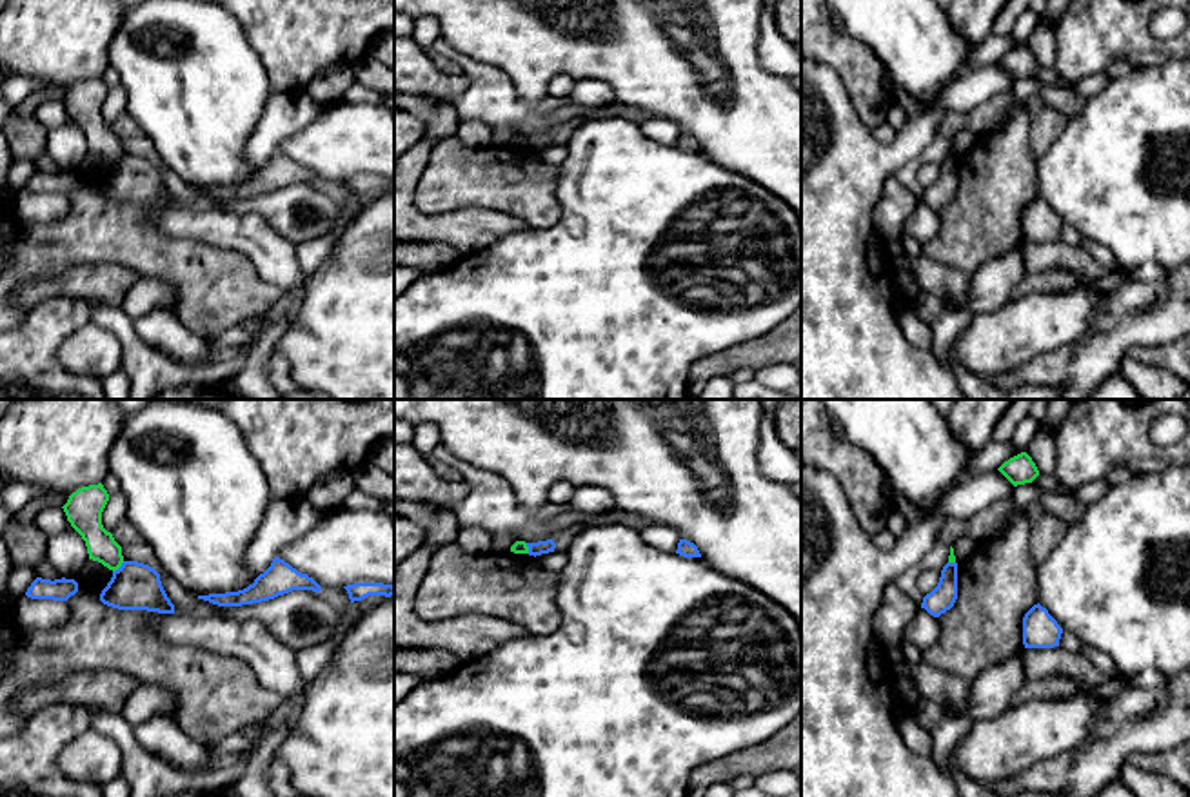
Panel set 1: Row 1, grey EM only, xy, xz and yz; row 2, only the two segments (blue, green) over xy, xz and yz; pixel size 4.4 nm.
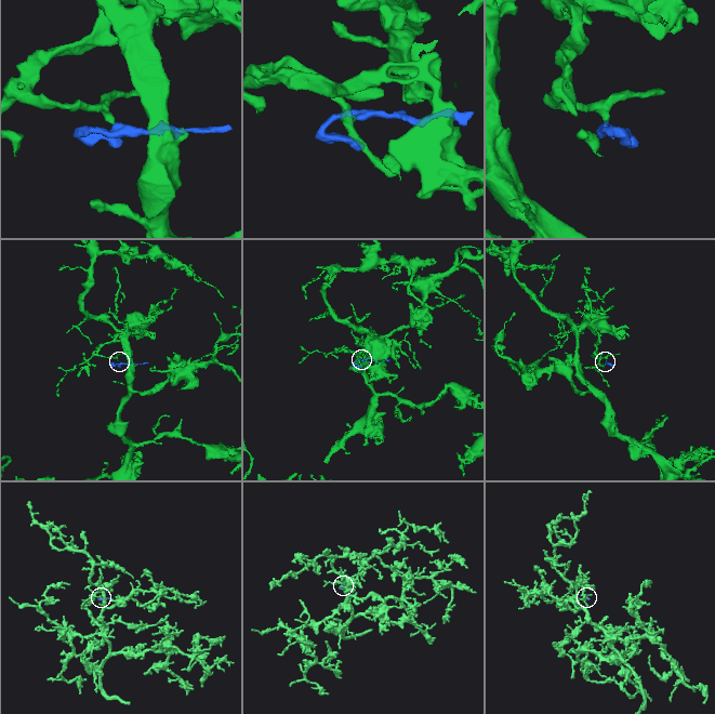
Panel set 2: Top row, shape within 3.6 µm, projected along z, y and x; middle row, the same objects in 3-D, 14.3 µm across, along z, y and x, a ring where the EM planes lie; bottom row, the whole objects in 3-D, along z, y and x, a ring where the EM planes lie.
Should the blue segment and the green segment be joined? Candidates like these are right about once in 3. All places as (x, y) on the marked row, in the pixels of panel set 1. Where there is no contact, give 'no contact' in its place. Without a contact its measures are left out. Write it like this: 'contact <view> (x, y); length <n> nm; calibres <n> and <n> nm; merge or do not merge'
contact xy (120, 567); length 80 nm; calibres 200 and 130 nm; do not merge

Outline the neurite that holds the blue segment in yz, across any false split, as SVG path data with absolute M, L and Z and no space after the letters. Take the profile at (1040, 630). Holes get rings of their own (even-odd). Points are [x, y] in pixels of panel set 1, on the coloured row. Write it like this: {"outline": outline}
{"outline": "M1039 603L1023 617L1025 648L1054 648L1059 646L1063 628Z"}

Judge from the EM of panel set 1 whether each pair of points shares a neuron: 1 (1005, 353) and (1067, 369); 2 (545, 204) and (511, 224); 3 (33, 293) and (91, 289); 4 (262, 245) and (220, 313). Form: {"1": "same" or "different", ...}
{"1": "different", "2": "different", "3": "same", "4": "different"}

